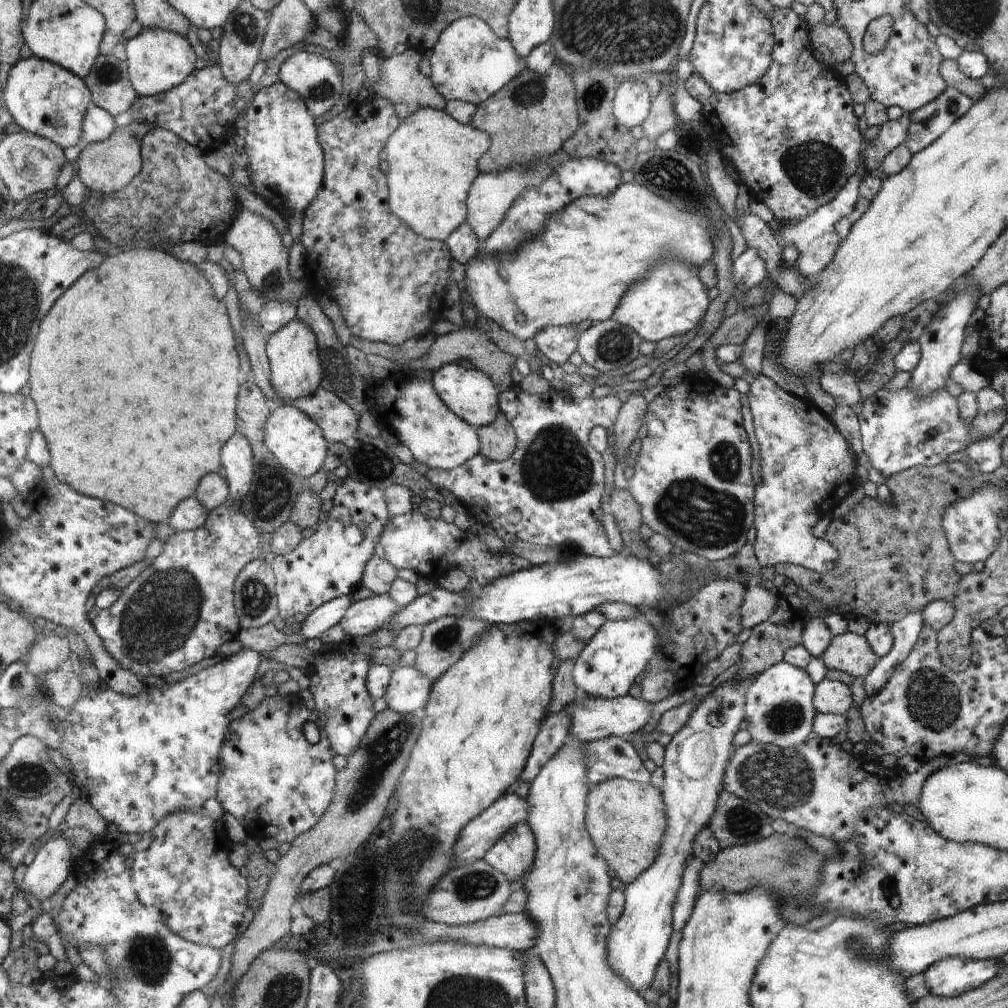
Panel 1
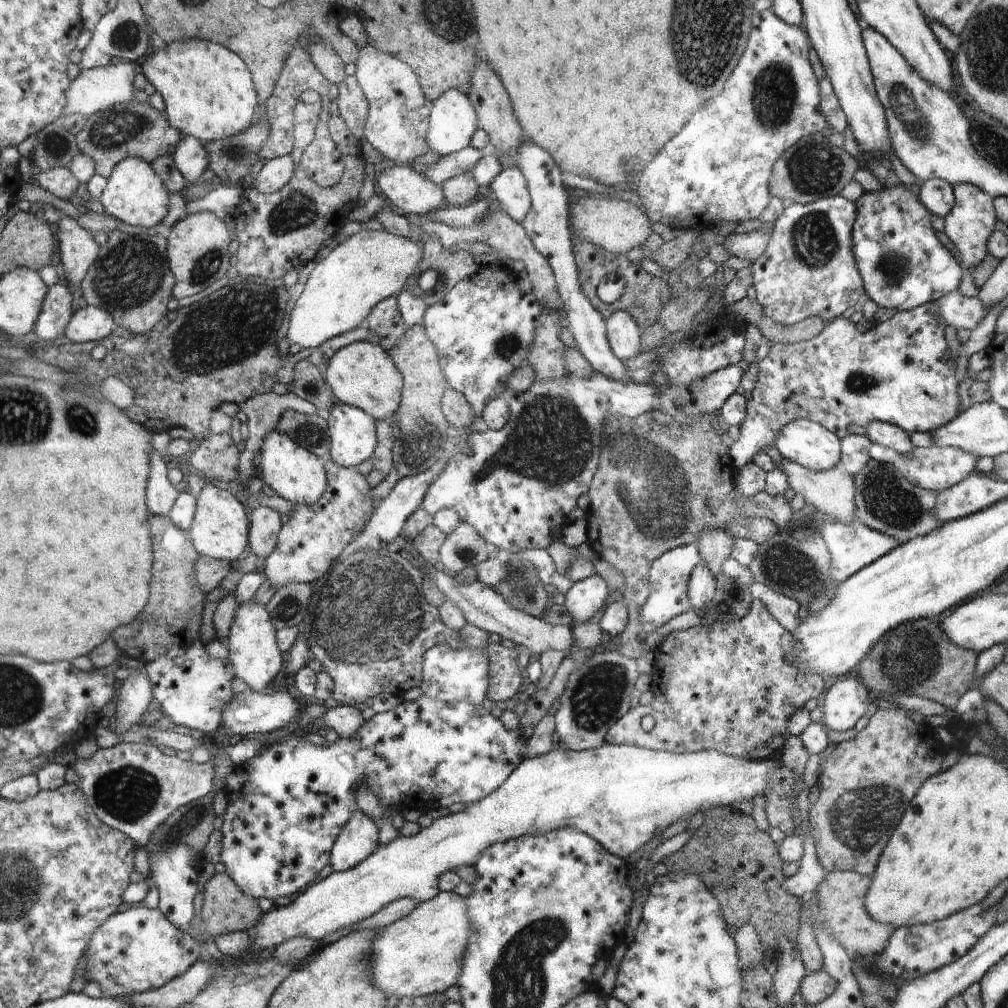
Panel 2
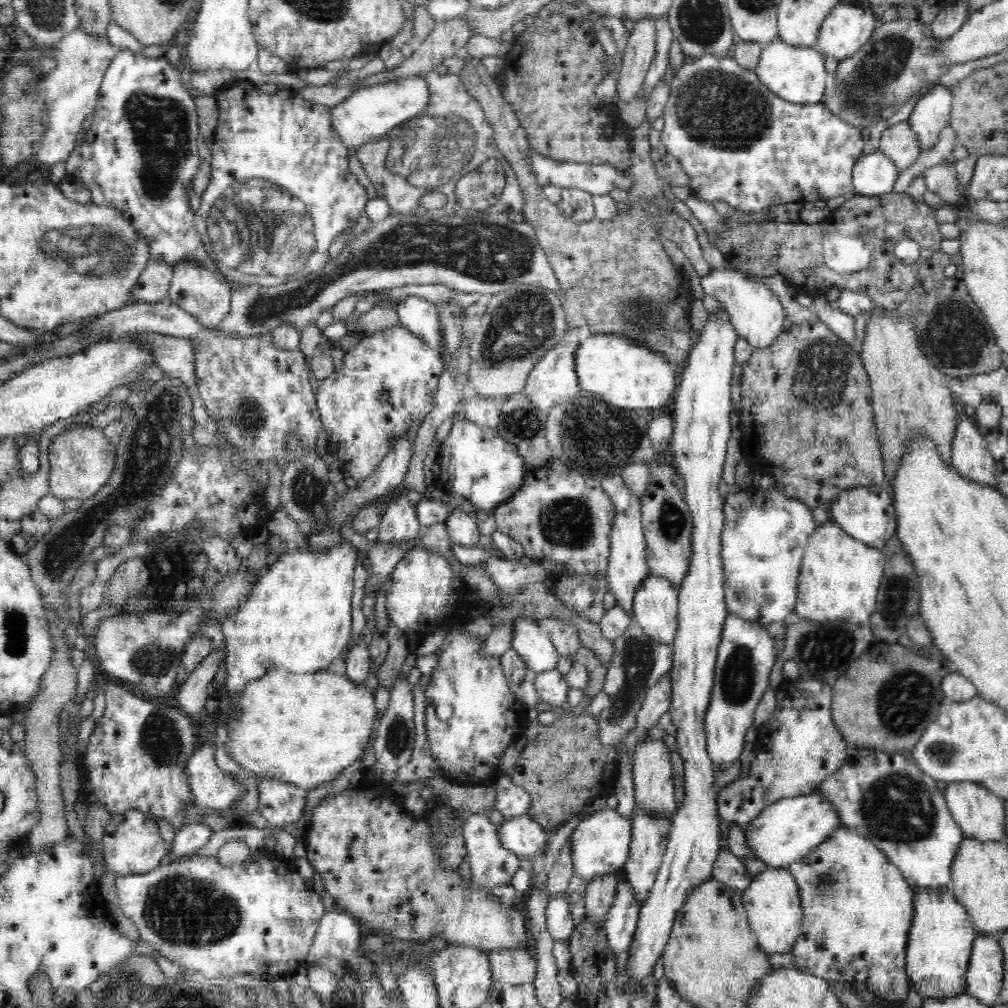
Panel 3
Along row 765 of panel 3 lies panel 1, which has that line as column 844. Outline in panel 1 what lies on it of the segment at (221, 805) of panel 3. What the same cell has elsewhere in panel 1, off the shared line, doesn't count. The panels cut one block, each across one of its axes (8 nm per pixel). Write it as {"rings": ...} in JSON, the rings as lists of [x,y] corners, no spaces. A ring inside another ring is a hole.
{"rings":[[[856,172],[856,176],[851,176],[843,190],[839,191],[839,194],[830,203],[823,204],[816,212],[812,212],[810,216],[806,216],[800,222],[784,224],[785,227],[782,227],[780,234],[782,234],[784,241],[783,247],[788,245],[796,248],[798,260],[796,260],[794,268],[801,276],[811,278],[813,275],[819,274],[835,258],[838,244],[842,242],[838,232],[838,224],[840,220],[855,211],[856,203],[859,202],[859,188],[863,177],[864,173]]]}

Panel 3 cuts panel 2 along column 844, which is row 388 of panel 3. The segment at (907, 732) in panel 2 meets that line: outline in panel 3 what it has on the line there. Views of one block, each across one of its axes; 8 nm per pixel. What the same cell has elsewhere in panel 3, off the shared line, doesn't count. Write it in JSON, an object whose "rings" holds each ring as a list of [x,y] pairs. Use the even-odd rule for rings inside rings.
{"rings":[[[818,321],[792,325],[766,348],[753,349],[750,359],[742,364],[740,382],[742,458],[753,472],[772,476],[776,480],[776,490],[799,498],[813,509],[833,503],[845,490],[884,483],[884,459],[870,401],[868,374],[850,343],[841,340],[826,324]]]}

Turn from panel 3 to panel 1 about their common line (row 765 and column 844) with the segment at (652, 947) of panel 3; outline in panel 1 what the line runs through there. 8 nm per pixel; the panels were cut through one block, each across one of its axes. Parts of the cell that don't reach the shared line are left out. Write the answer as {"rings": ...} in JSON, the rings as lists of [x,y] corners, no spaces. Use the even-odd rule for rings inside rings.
{"rings":[[[824,678],[816,688],[815,705],[821,713],[846,715],[852,708],[852,694],[843,682]]]}

